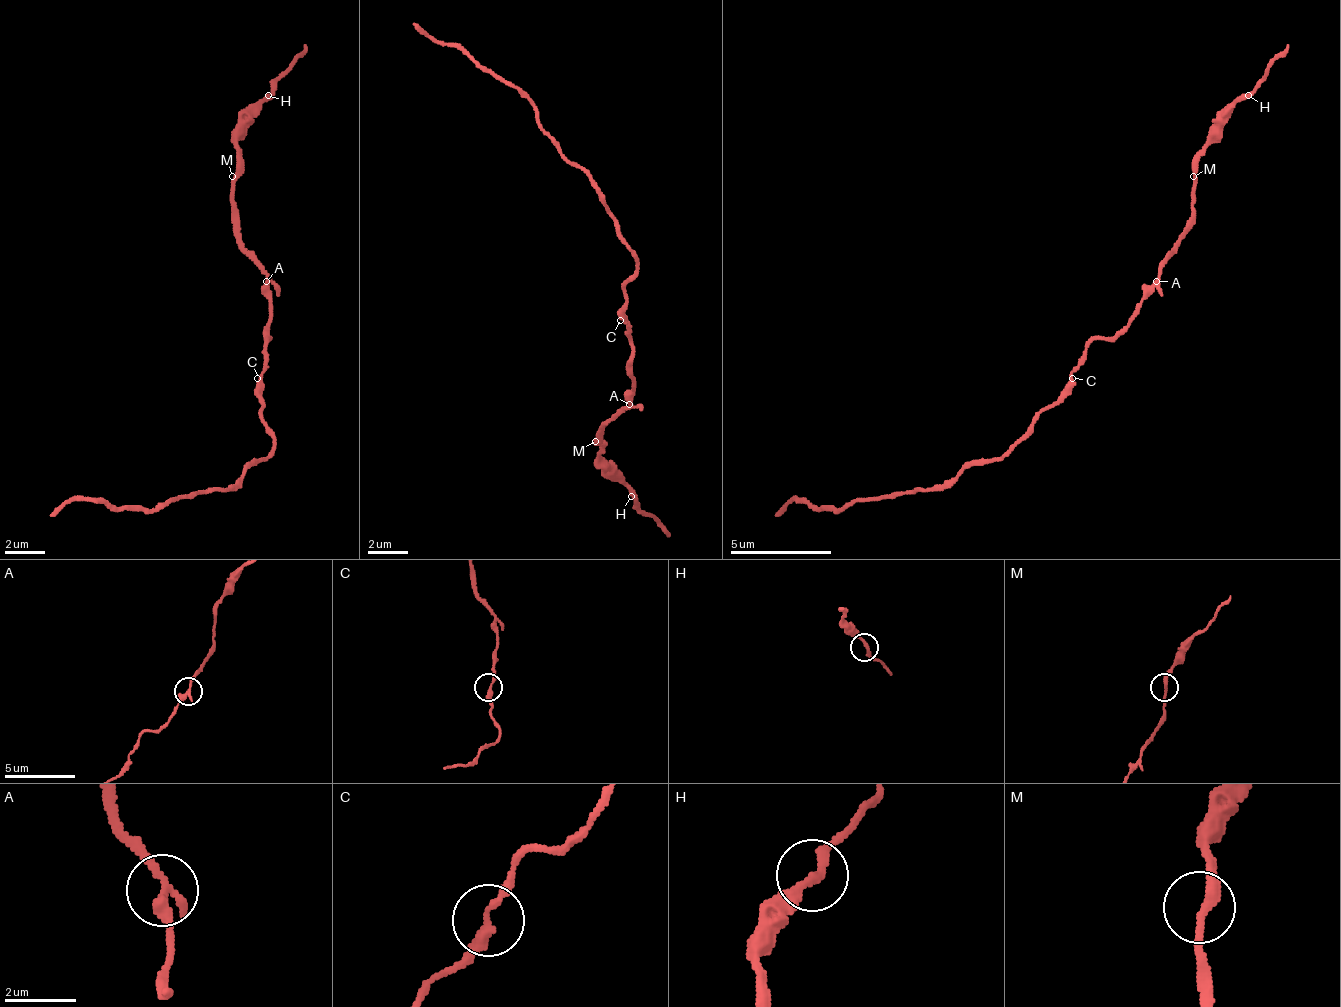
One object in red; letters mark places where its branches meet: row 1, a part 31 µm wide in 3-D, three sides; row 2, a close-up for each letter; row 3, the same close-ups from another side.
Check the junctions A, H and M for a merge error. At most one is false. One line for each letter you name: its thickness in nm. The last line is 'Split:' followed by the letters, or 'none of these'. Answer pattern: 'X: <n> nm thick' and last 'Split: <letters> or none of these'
A: 300 nm thick
Split: A

